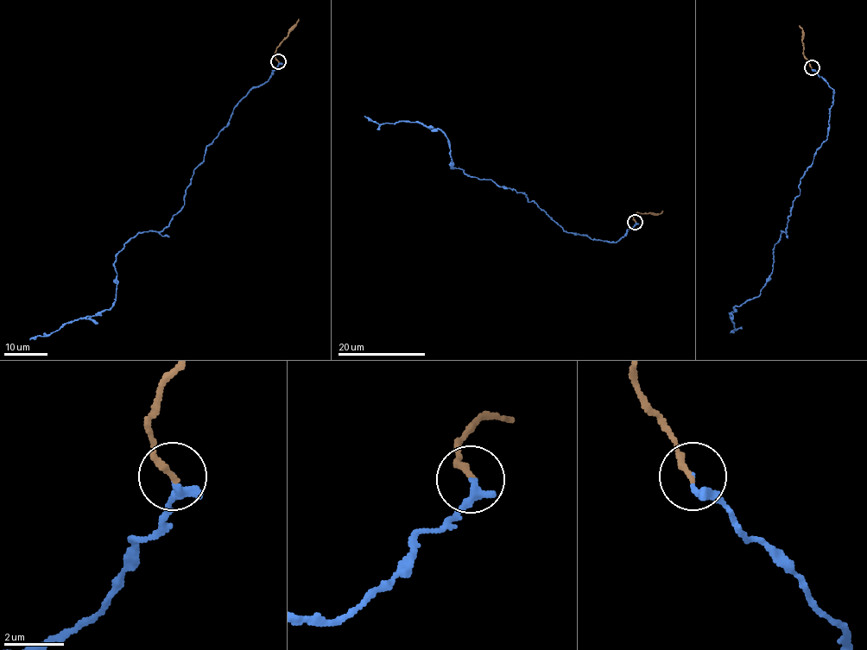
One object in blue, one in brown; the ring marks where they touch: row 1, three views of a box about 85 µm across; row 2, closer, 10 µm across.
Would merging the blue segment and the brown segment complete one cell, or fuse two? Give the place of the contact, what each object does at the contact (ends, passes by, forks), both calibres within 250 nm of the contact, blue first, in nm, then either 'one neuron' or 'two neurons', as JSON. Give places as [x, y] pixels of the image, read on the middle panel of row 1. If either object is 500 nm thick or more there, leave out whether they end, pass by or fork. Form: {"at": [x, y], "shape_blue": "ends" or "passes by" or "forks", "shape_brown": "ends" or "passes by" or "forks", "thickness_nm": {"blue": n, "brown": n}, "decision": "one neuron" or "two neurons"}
{"at": [635, 222], "shape_blue": "passes by", "shape_brown": "ends", "thickness_nm": {"blue": 160, "brown": 240}, "decision": "one neuron"}

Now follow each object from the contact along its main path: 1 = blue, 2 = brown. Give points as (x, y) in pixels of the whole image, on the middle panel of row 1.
1: (635, 221), (617, 242), (565, 231), (525, 194), (451, 167), (450, 145), (438, 129), (377, 124), (365, 116)
2: (635, 221), (636, 213), (662, 211)

